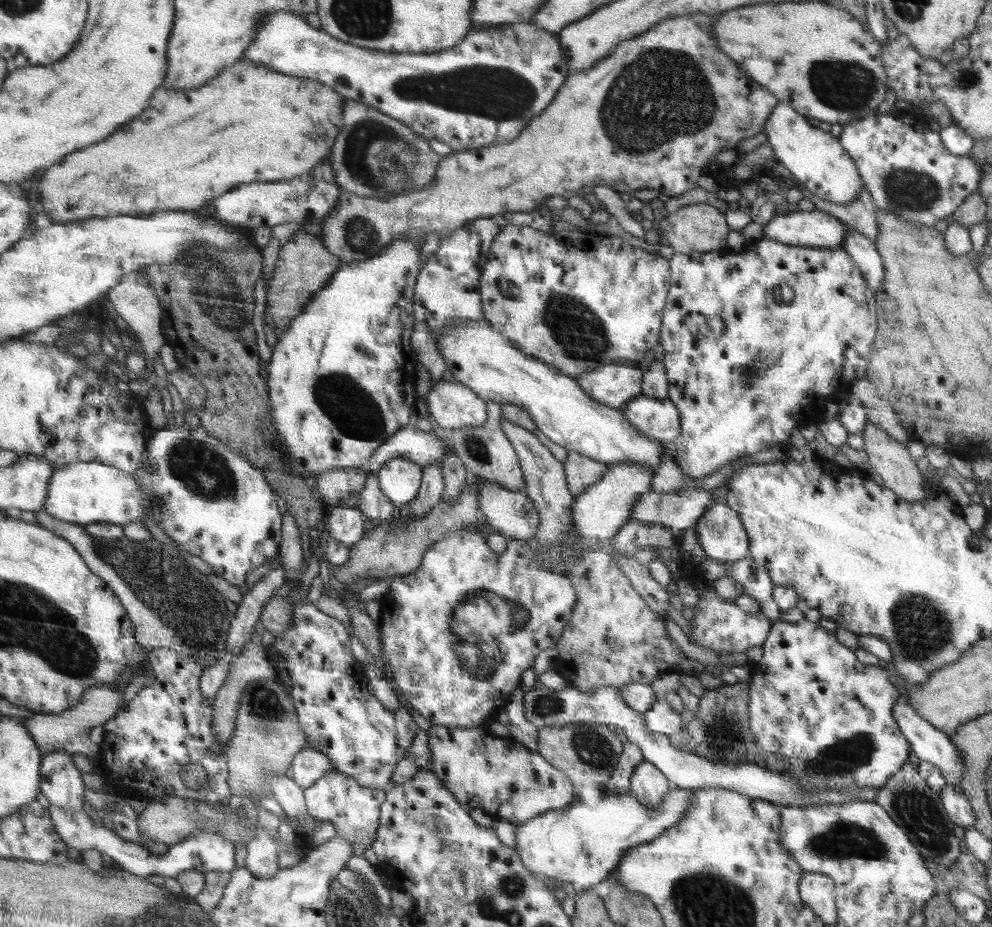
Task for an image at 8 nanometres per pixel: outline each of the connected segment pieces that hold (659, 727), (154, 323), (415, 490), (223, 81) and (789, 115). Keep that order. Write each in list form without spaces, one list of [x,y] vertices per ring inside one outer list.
[[[658,700],[643,714],[646,728],[651,732],[664,734],[668,738],[683,730],[681,714],[672,710],[665,700]]]
[[[146,267],[129,274],[120,285],[110,291],[109,299],[115,306],[115,310],[130,324],[139,340],[143,343],[146,358],[154,362],[161,356],[160,350],[168,344],[168,336],[163,327],[163,306],[154,285],[150,284],[146,275]]]
[[[393,458],[378,470],[379,487],[387,498],[400,510],[419,494],[422,468],[406,458]]]
[[[238,60],[234,65],[228,67],[222,74],[219,74],[218,77],[212,79],[202,88],[170,90],[164,86],[160,87],[147,109],[139,117],[123,125],[110,138],[89,146],[86,150],[79,150],[72,154],[72,158],[68,158],[68,162],[65,160],[64,164],[50,168],[38,188],[40,192],[39,199],[41,200],[41,204],[45,205],[45,212],[47,212],[47,216],[53,225],[66,225],[67,223],[84,221],[94,217],[108,218],[120,215],[154,215],[168,210],[203,210],[204,206],[211,200],[221,197],[222,194],[229,193],[236,185],[253,182],[268,183],[300,177],[314,169],[324,157],[328,157],[335,143],[335,138],[342,130],[342,105],[344,99],[346,98],[338,91],[330,86],[324,86],[316,80],[288,76],[259,64]]]
[[[779,101],[775,106],[763,131],[768,144],[773,148],[775,159],[788,168],[795,180],[804,184],[814,196],[836,204],[844,204],[859,197],[860,189],[864,188],[859,169],[838,137],[811,125],[806,116],[784,101]]]

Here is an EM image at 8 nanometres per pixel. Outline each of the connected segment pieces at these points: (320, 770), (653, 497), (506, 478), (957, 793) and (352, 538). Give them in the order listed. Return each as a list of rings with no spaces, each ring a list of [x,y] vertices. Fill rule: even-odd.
[[[305,747],[292,763],[292,781],[306,790],[317,781],[324,778],[327,772],[334,771],[334,764],[327,754],[316,748]]]
[[[688,488],[682,494],[645,492],[632,507],[632,519],[658,523],[675,534],[694,527],[708,507],[712,506],[713,490]]]
[[[494,402],[489,404],[487,421],[478,426],[465,426],[450,430],[448,437],[456,456],[463,462],[465,468],[469,468],[477,477],[492,480],[512,492],[526,489],[526,479],[519,463],[515,447],[511,445],[502,427],[499,425],[502,415],[501,404]]]
[[[946,785],[941,790],[941,801],[944,812],[949,819],[956,825],[965,829],[974,826],[976,815],[969,803],[969,798],[959,789],[952,785]]]
[[[336,506],[327,516],[325,529],[329,531],[330,538],[339,540],[350,547],[358,542],[366,532],[364,514],[356,507]]]

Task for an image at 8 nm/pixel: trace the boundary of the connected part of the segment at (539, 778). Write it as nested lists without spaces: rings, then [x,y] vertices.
[[[434,726],[427,731],[432,753],[432,767],[418,766],[415,757],[408,754],[392,774],[393,785],[404,785],[420,768],[443,780],[462,806],[482,808],[495,820],[519,825],[551,810],[564,809],[574,800],[571,780],[542,755],[528,750],[511,736],[498,737],[487,728],[444,728]]]

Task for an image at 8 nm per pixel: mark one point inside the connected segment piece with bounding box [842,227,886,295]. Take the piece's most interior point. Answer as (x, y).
(866, 256)

